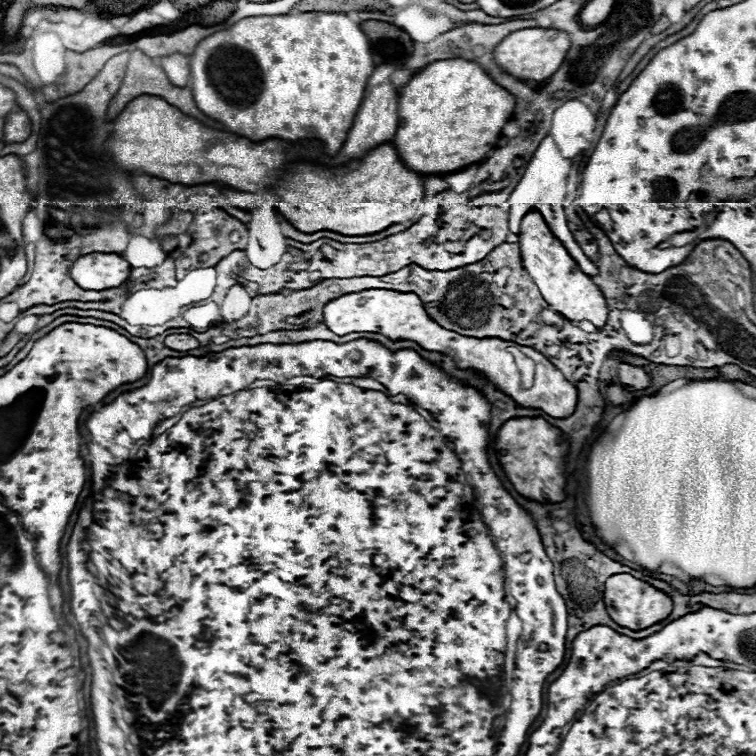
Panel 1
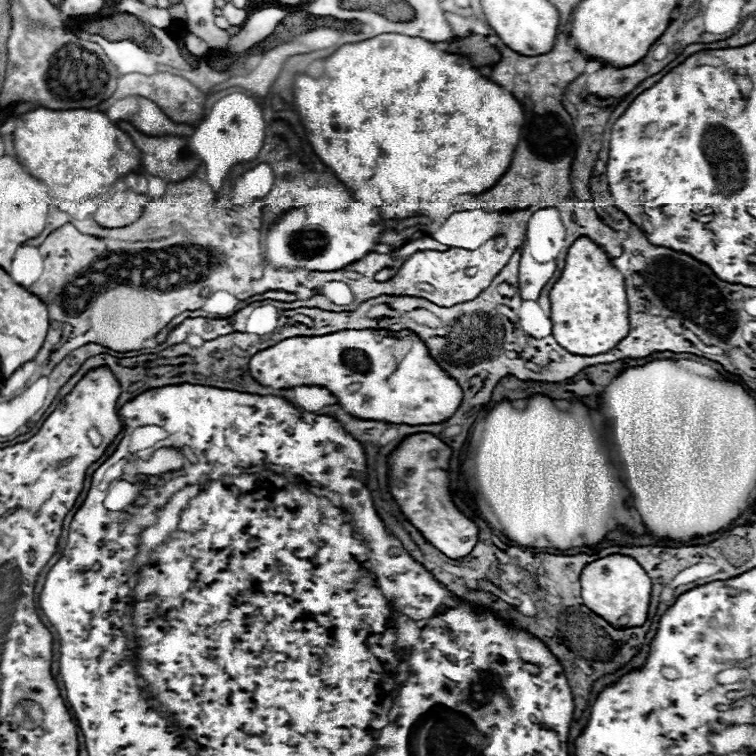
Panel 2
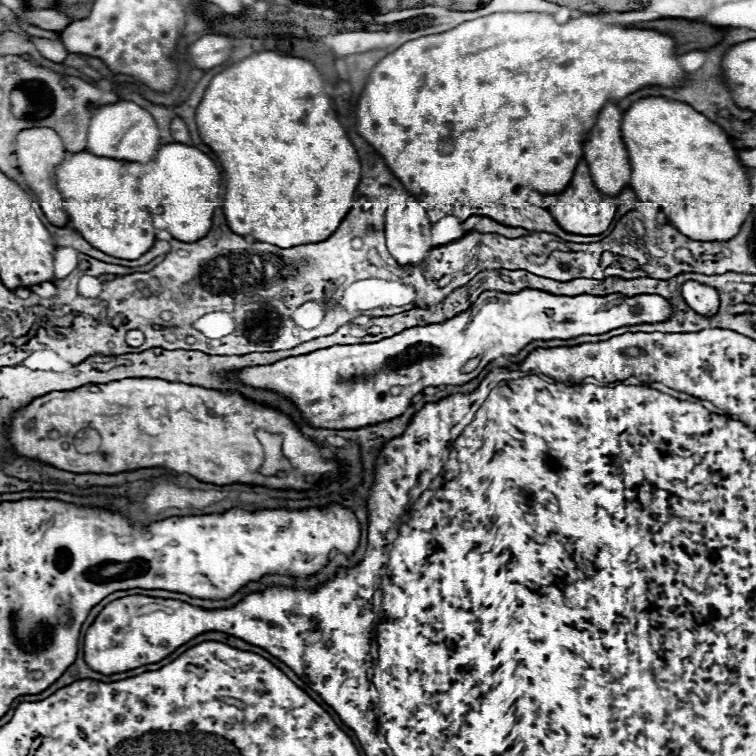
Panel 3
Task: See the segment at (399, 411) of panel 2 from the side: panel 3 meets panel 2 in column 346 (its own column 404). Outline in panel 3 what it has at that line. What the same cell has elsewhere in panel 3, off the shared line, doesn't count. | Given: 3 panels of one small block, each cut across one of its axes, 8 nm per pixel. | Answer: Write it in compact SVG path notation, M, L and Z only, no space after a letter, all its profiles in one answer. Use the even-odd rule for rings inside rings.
M530 288L516 294L486 290L468 310L452 320L408 328L370 344L332 346L290 356L270 366L250 366L234 376L242 384L284 394L312 426L354 430L402 416L404 408L412 404L412 396L424 392L428 386L462 386L474 380L488 362L500 356L516 356L532 340L568 340L582 334L604 334L620 326L666 322L672 314L672 304L660 294L560 296ZM482 350L486 354L478 368L462 372L462 366L480 356Z

